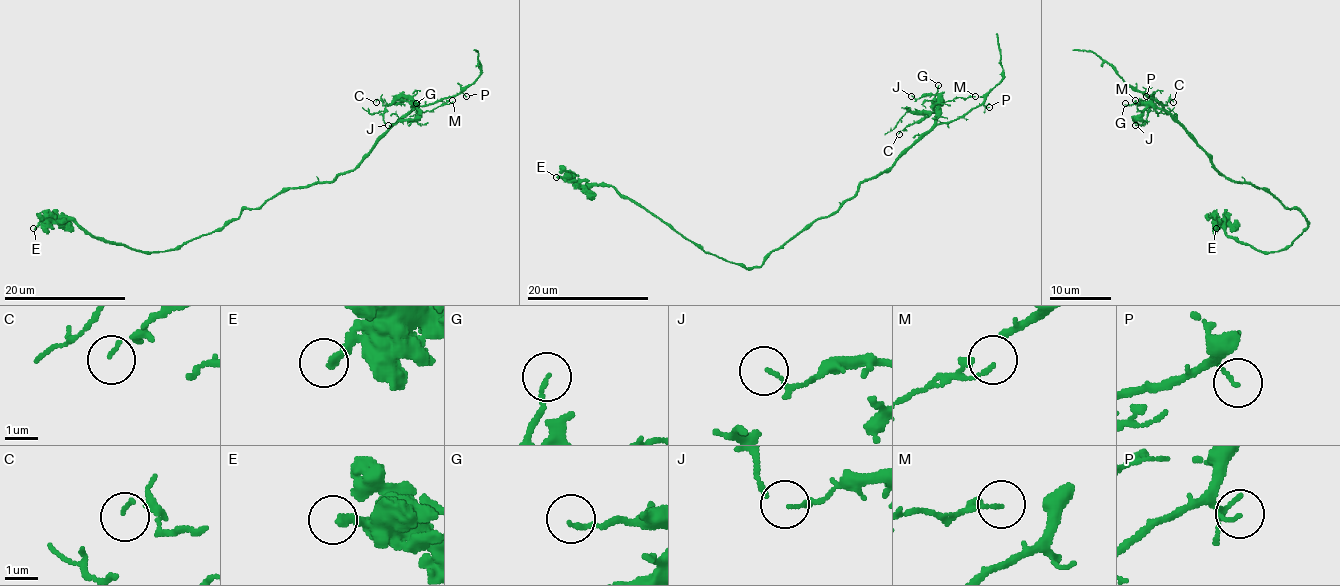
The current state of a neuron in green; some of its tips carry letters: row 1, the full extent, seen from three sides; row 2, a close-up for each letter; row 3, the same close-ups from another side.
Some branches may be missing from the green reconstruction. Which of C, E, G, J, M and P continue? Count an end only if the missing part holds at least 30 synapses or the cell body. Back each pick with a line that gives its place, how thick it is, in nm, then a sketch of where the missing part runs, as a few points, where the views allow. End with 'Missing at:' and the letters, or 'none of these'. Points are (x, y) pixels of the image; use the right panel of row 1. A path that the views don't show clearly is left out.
Missing at: none of these

